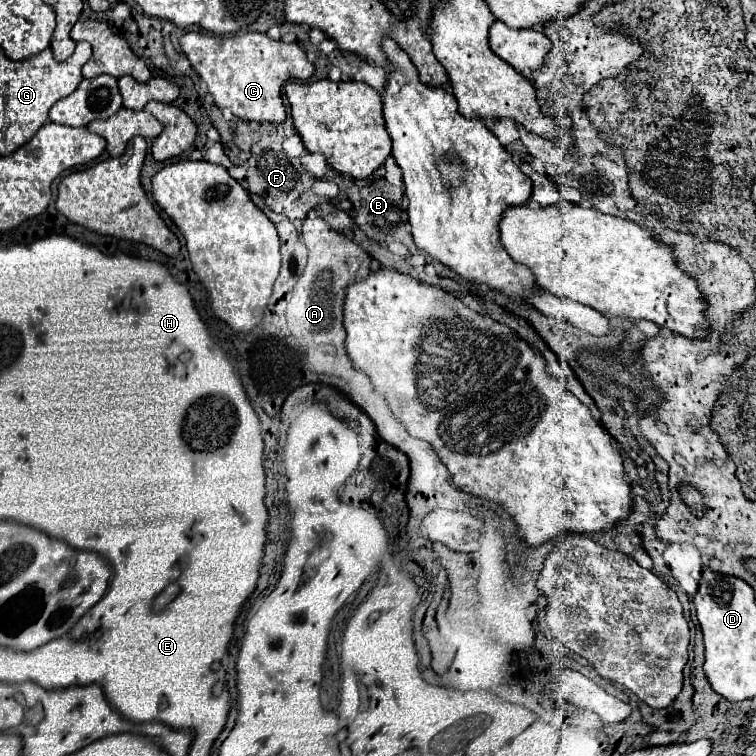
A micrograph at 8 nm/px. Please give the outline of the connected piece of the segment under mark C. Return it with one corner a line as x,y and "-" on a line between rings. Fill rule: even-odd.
185,33
181,49
193,69
207,83
209,93
219,109
231,109
235,117
257,123
283,123
287,113
281,89
287,81
307,81
315,73
315,65
297,43
283,43
265,33
241,33
233,37
217,37
205,33

